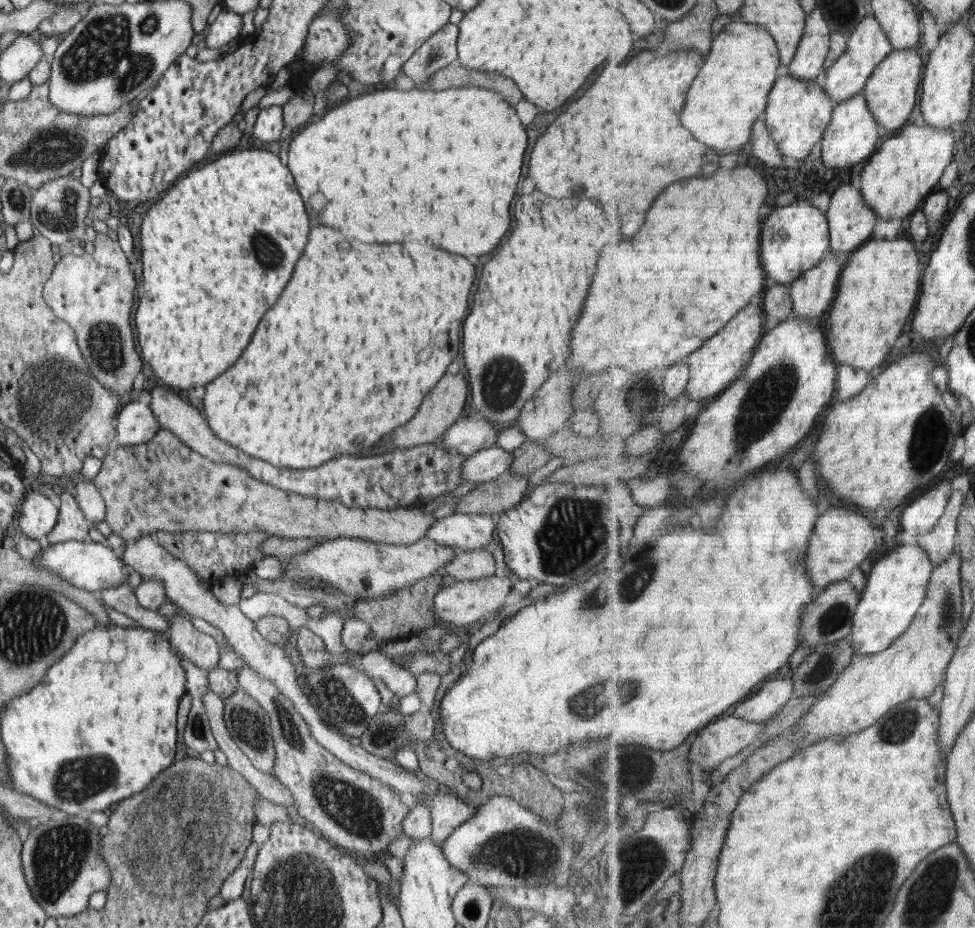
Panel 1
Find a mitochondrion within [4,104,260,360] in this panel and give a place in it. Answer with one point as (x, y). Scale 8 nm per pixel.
(53, 148)

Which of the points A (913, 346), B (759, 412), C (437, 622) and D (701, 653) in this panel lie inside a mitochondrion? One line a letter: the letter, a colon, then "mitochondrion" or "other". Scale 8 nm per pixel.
A: other
B: mitochondrion
C: other
D: other

